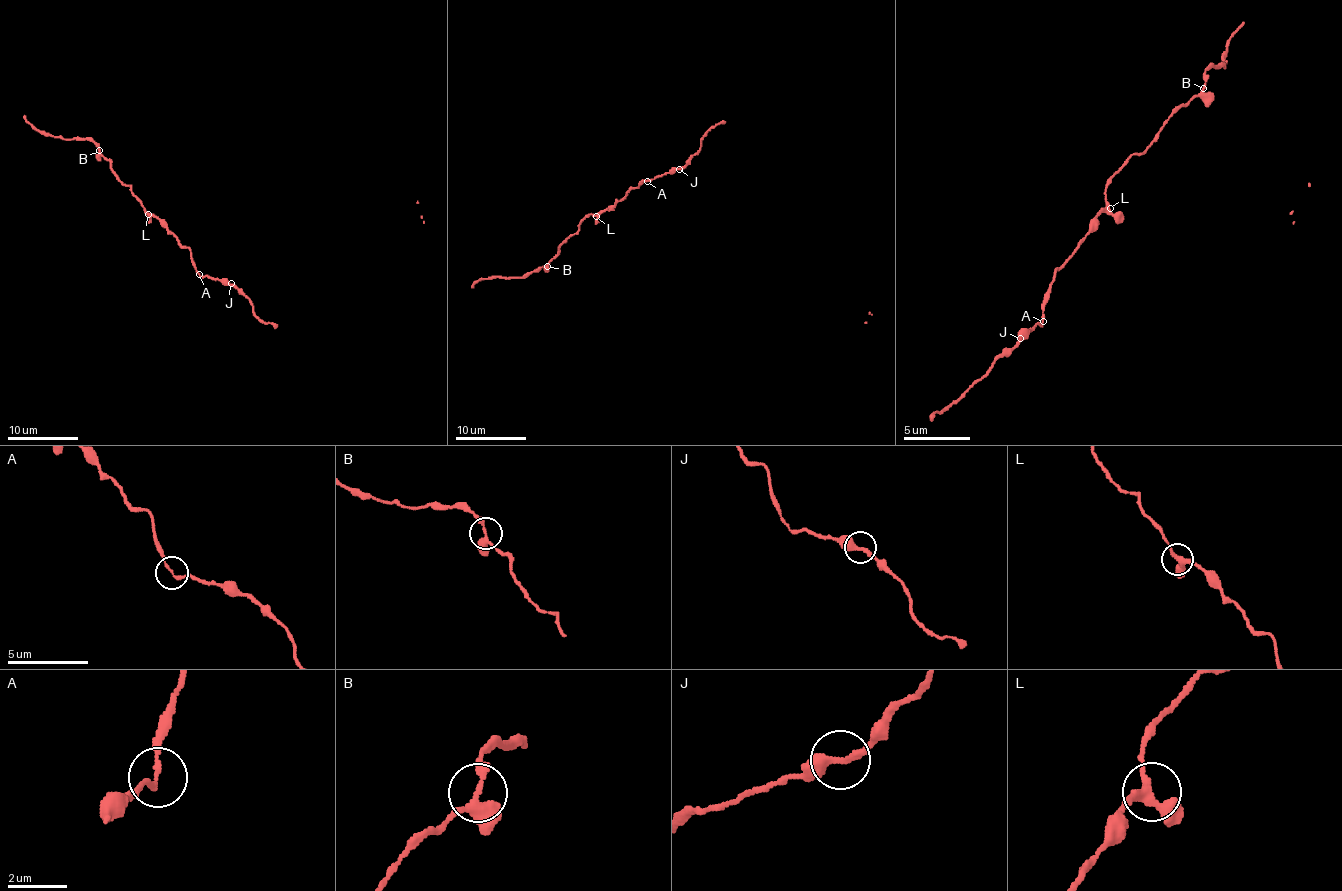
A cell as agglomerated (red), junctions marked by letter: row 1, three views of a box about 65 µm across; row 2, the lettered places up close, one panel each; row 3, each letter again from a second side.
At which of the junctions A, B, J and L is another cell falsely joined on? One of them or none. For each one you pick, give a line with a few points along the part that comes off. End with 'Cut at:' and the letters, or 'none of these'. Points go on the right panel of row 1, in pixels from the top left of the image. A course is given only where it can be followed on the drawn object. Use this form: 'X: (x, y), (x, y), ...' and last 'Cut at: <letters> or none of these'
Cut at: none of these

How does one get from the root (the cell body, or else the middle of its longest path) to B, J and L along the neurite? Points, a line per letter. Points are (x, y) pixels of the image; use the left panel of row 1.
B: (199, 274), (190, 250), (146, 211), (132, 188), (118, 177), (100, 151)
J: (199, 274), (231, 283)
L: (199, 274), (190, 250), (155, 216), (148, 214)

